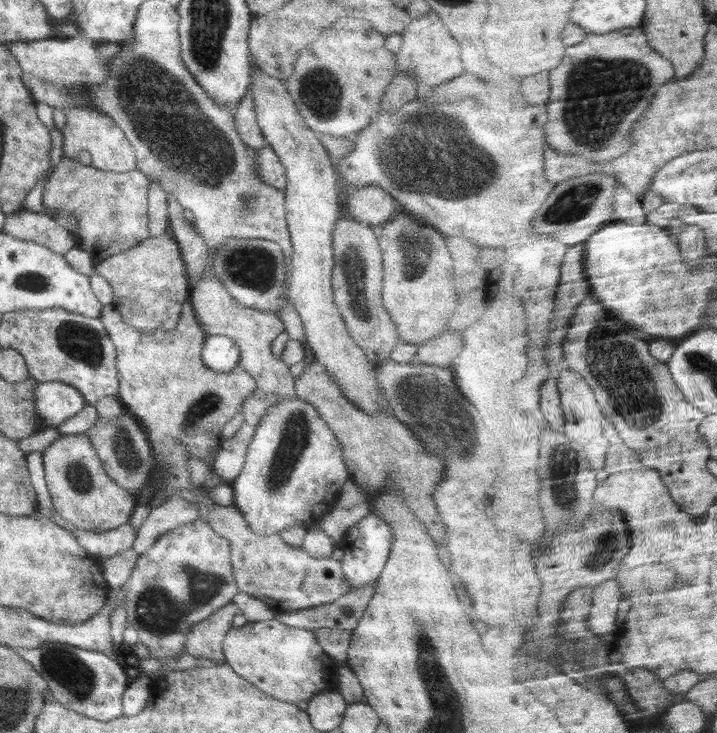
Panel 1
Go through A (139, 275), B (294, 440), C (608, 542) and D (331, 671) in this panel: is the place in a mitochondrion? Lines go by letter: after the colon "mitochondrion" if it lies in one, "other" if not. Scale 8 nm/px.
A: other
B: mitochondrion
C: mitochondrion
D: other

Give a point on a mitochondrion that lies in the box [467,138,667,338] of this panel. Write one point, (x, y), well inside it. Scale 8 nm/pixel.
(575, 201)

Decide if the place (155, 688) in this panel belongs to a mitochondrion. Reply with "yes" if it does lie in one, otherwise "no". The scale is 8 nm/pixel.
no

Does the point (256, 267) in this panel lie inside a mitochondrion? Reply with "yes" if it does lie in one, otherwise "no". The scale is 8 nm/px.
yes

